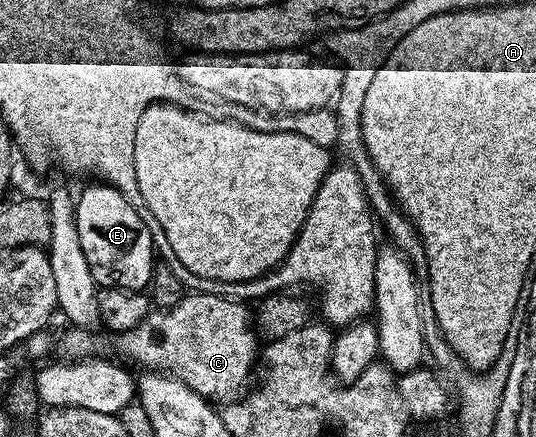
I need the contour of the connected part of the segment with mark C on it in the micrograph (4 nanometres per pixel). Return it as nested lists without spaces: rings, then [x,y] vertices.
[[[193,292],[171,310],[148,313],[137,328],[118,334],[114,340],[121,356],[144,365],[144,370],[177,378],[215,403],[230,402],[248,388],[247,380],[261,349],[252,310],[244,302]]]

